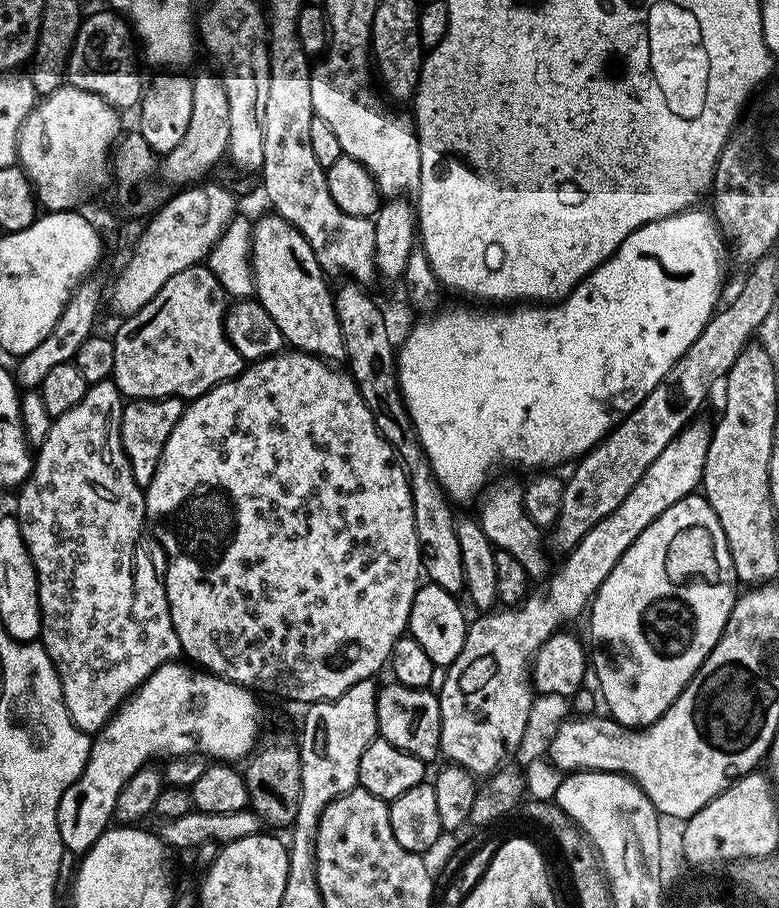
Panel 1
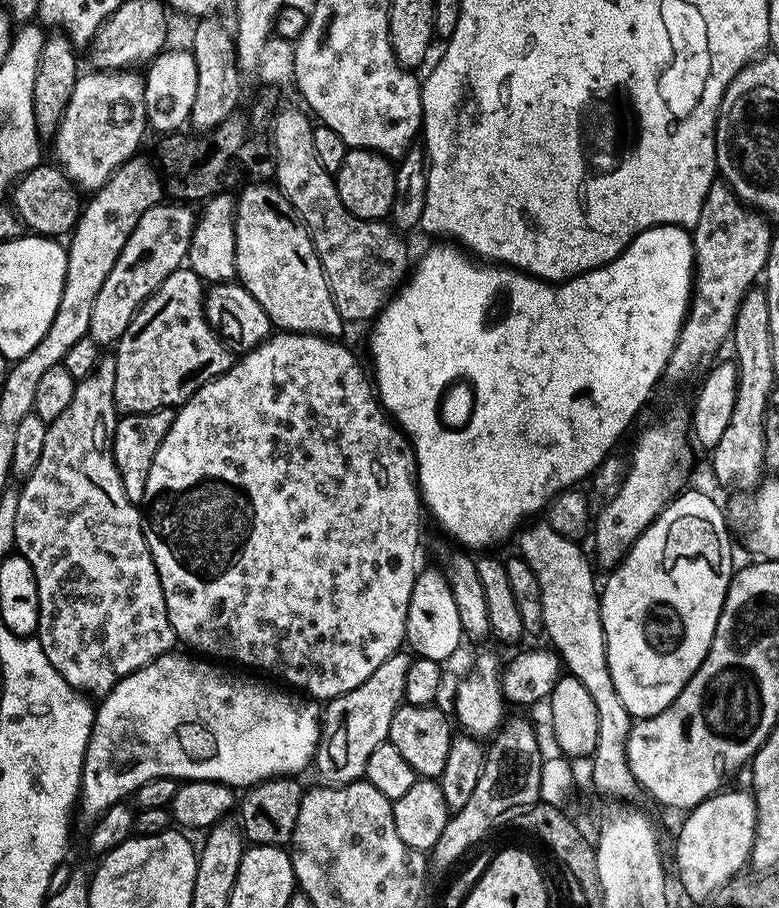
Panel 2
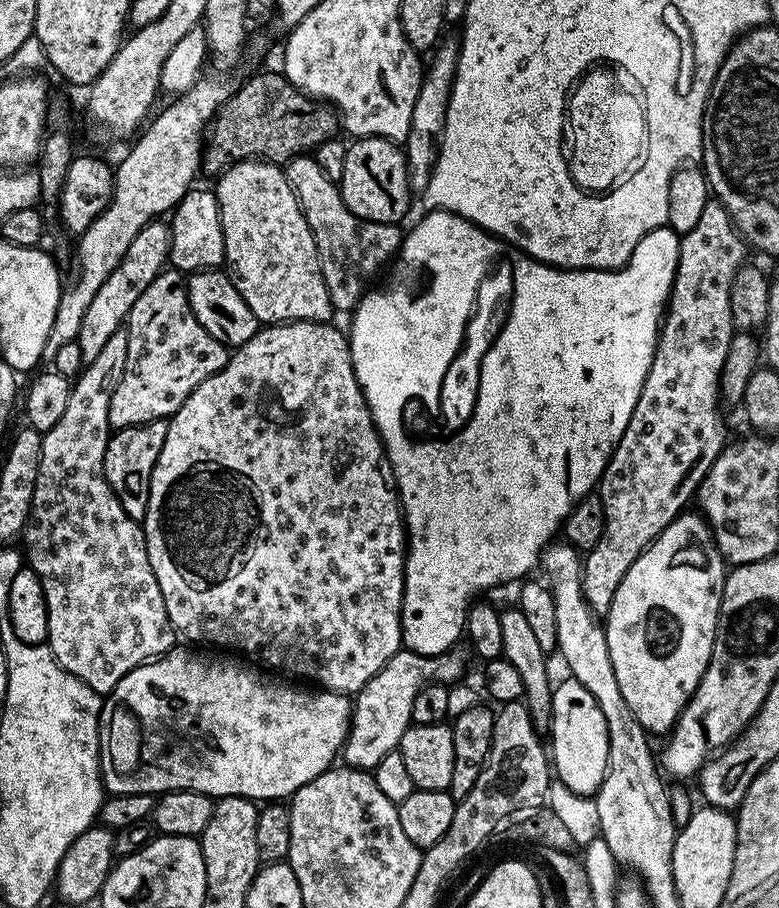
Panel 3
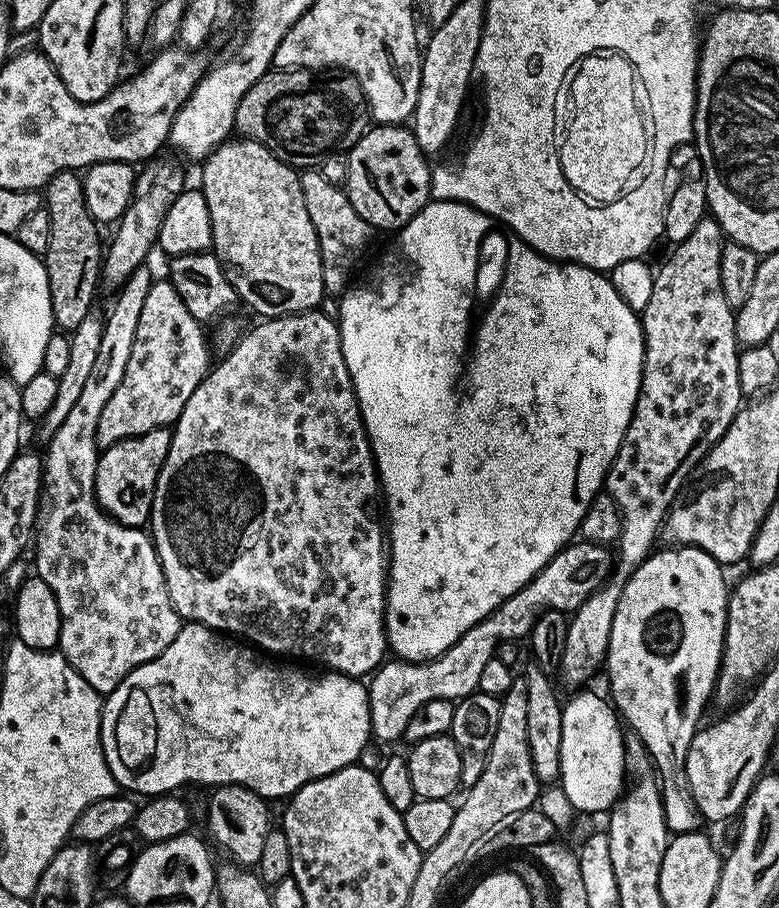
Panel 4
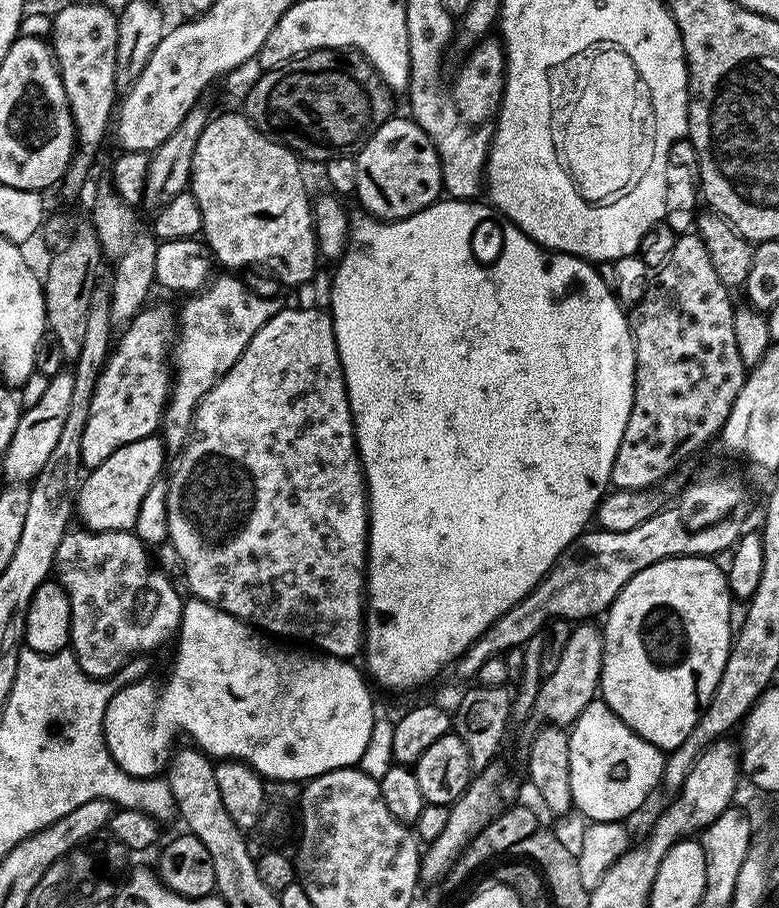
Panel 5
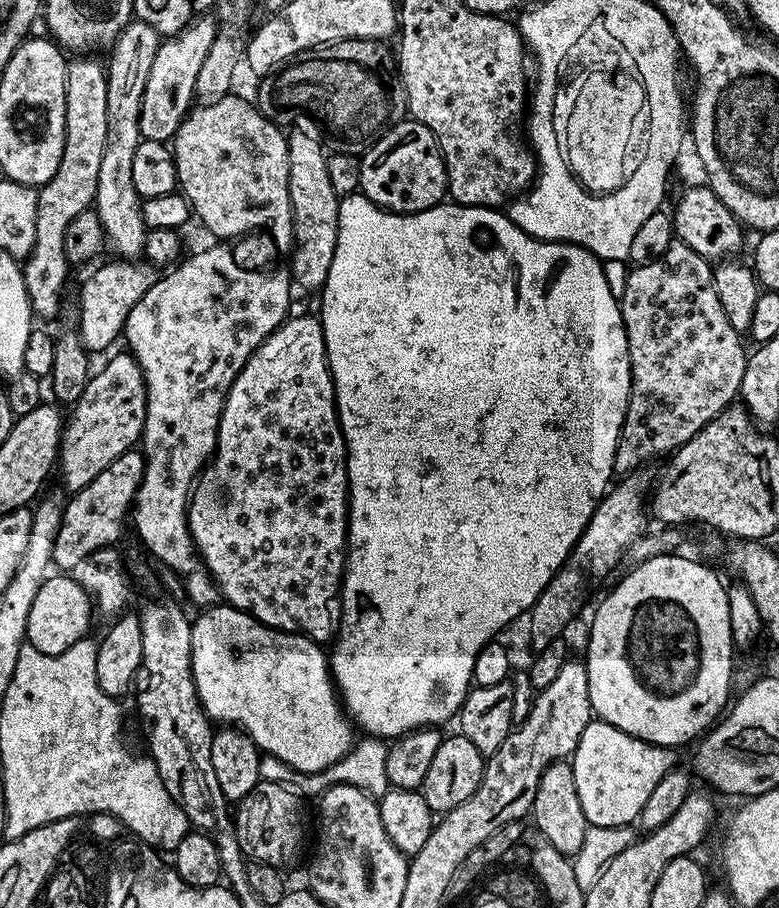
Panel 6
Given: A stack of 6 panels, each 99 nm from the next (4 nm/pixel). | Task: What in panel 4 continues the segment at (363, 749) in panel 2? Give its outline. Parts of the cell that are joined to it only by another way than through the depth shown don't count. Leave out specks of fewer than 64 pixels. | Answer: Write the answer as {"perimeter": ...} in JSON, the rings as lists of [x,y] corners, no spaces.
{"perimeter":[[[569,543],[532,579],[518,594],[506,598],[485,620],[470,626],[450,650],[432,660],[389,659],[380,665],[371,677],[372,684],[367,685],[368,705],[372,736],[380,740],[400,740],[403,737],[410,718],[418,706],[435,700],[458,701],[466,698],[478,689],[478,674],[496,655],[496,648],[501,640],[517,642],[531,637],[534,622],[544,612],[562,612],[571,614],[576,611],[596,588],[601,588],[608,573],[614,567],[614,556],[605,545]]]}

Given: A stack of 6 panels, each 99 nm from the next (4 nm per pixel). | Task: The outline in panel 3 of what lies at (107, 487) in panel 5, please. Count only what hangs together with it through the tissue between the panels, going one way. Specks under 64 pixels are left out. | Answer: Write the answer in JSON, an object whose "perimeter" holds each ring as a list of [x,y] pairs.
{"perimeter":[[[155,420],[113,431],[108,437],[104,477],[110,490],[114,490],[118,502],[122,502],[122,510],[126,510],[132,520],[143,521],[146,514],[146,506],[150,502],[150,478],[154,474],[162,442],[166,442],[167,429],[168,420]]]}

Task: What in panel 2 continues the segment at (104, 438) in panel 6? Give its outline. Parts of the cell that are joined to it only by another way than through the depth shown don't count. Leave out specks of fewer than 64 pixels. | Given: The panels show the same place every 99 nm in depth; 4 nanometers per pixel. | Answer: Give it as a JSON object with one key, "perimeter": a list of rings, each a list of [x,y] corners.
{"perimeter":[[[181,266],[171,272],[133,314],[132,321],[114,344],[114,402],[121,413],[153,412],[159,408],[179,409],[202,385],[209,384],[214,377],[232,368],[233,353],[216,336],[216,331],[204,316],[205,291],[206,284],[200,276],[188,266]]]}

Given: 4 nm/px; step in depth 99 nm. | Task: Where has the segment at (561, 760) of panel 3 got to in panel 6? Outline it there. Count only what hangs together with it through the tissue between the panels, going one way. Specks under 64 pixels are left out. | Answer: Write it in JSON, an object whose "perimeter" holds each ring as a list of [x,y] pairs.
{"perimeter":[[[599,718],[593,719],[592,723],[586,726],[586,730],[582,730],[582,738],[578,742],[576,751],[570,757],[572,773],[574,774],[574,786],[578,786],[578,802],[582,802],[582,814],[586,814],[589,825],[594,827],[622,827],[639,821],[642,806],[646,806],[646,798],[650,798],[650,793],[654,790],[654,786],[658,786],[658,782],[662,782],[662,774],[666,774],[671,768],[677,767],[678,760],[676,760],[676,754],[671,748],[664,748],[660,744],[647,744],[644,740],[634,738],[630,734],[626,734],[622,730],[610,726],[605,720]]]}

